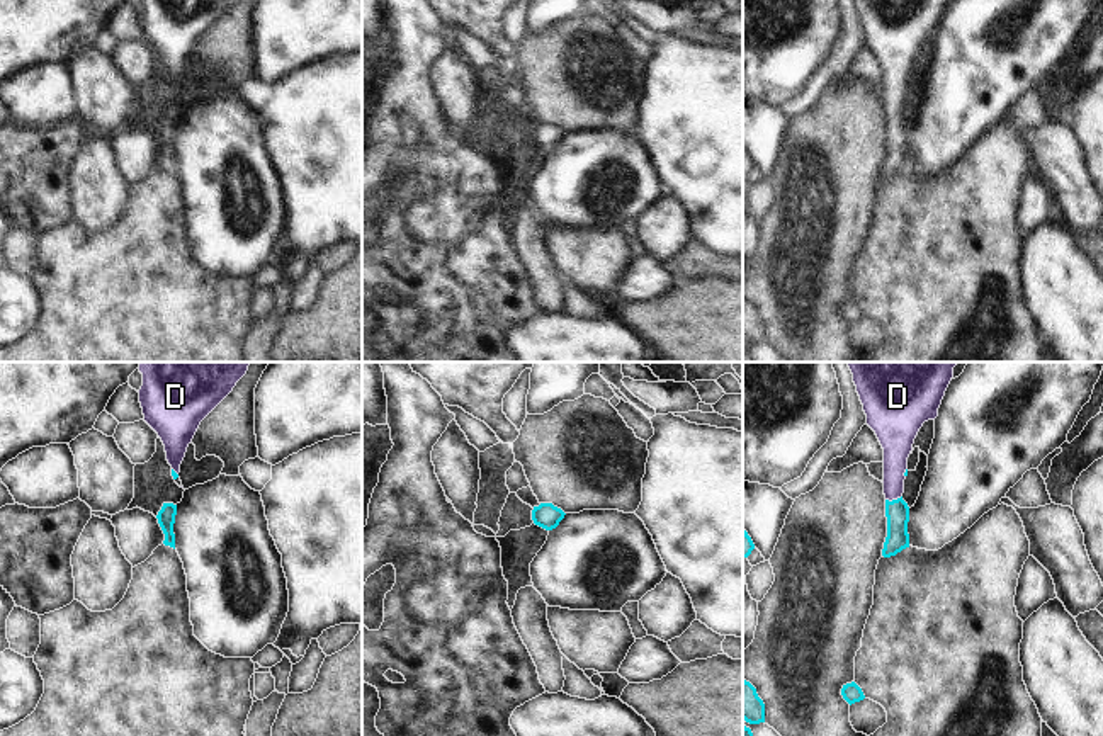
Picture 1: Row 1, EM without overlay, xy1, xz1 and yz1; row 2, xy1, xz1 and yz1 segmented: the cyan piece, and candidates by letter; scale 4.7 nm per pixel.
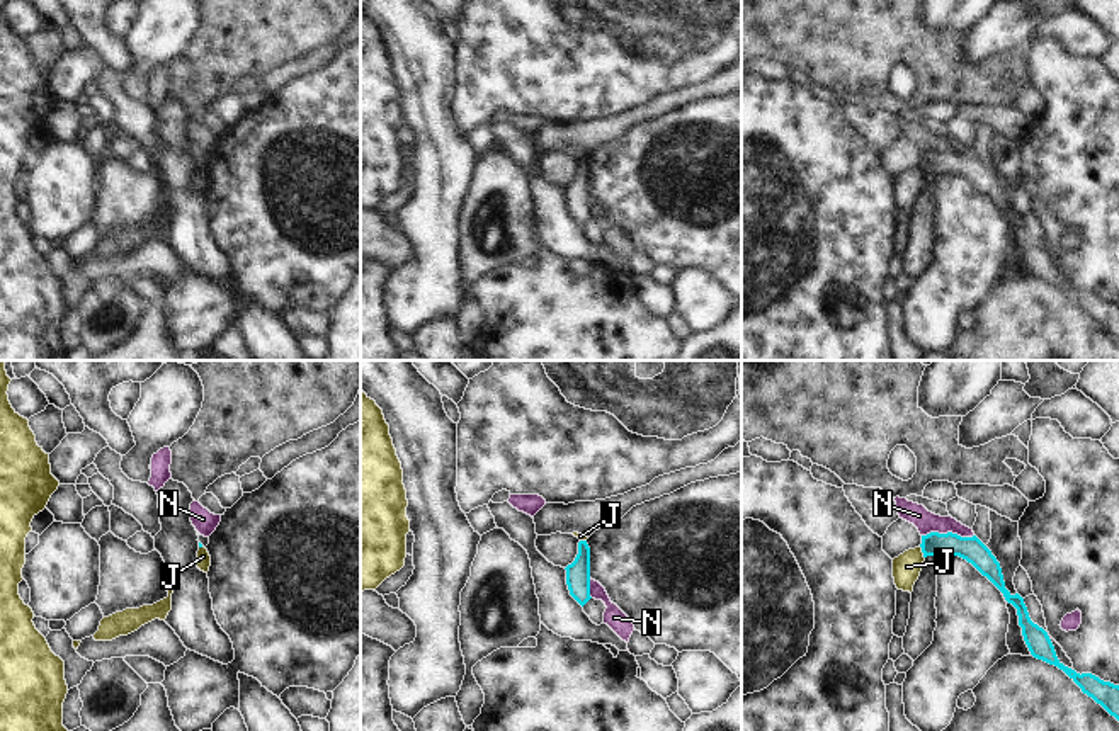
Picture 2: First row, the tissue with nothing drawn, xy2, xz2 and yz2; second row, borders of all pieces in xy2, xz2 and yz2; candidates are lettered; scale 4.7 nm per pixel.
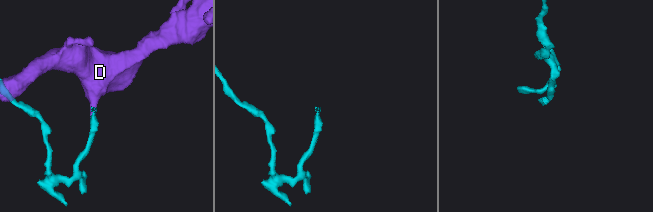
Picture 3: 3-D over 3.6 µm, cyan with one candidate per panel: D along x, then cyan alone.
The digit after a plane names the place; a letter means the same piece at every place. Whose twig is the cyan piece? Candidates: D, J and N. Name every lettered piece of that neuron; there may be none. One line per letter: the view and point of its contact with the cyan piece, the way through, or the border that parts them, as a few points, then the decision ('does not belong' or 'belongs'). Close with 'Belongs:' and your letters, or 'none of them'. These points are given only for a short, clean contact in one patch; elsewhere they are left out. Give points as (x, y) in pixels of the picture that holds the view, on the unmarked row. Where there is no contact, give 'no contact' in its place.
D: contact yz1 (893, 119); way yz1 (898, 131), (893, 119), (896, 67); belongs
J: contact yz2 (922, 170); border yz2 (919, 165), (924, 177); does not belong
N: contact yz2 (948, 152); border yz2 (973, 153), (927, 152), (922, 155); does not belong
Belongs: D

